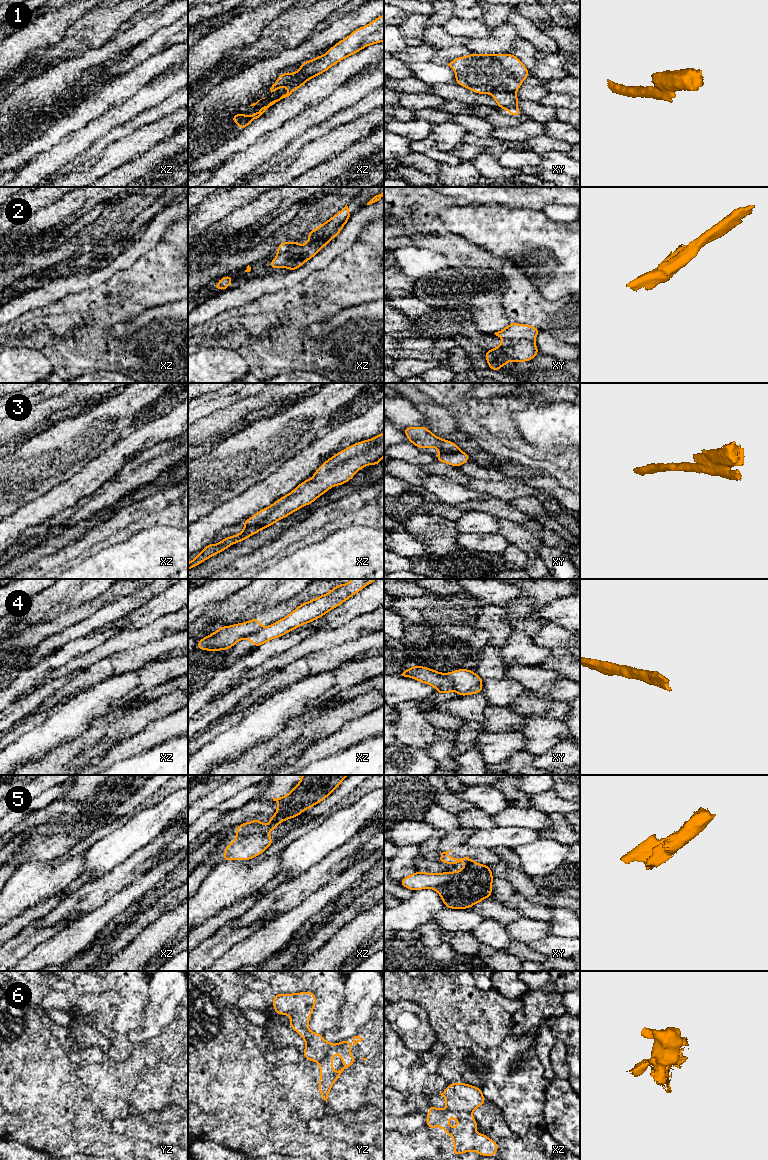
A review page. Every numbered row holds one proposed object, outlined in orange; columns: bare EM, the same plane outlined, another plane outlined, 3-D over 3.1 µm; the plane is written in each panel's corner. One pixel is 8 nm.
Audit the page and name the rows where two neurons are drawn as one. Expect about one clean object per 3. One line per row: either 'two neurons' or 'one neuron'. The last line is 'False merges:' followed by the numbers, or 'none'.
1: two neurons
2: two neurons
3: two neurons
4: two neurons
5: two neurons
6: two neurons
False merges: 1, 2, 3, 4, 5, 6

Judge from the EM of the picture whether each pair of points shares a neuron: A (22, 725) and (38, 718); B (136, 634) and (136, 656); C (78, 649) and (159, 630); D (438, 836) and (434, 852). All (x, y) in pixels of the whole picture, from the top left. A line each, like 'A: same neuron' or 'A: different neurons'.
A: same neuron
B: different neurons
C: different neurons
D: same neuron

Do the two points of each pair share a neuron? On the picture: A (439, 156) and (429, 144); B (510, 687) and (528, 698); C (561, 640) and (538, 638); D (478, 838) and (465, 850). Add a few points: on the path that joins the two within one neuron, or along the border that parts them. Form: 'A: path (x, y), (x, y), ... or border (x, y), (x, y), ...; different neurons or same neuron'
A: path (436, 153), (430, 147); same neuron
B: border (525, 690), (508, 705); different neurons
C: path (555, 638), (544, 638); same neuron
D: border (465, 844), (493, 849); different neurons

